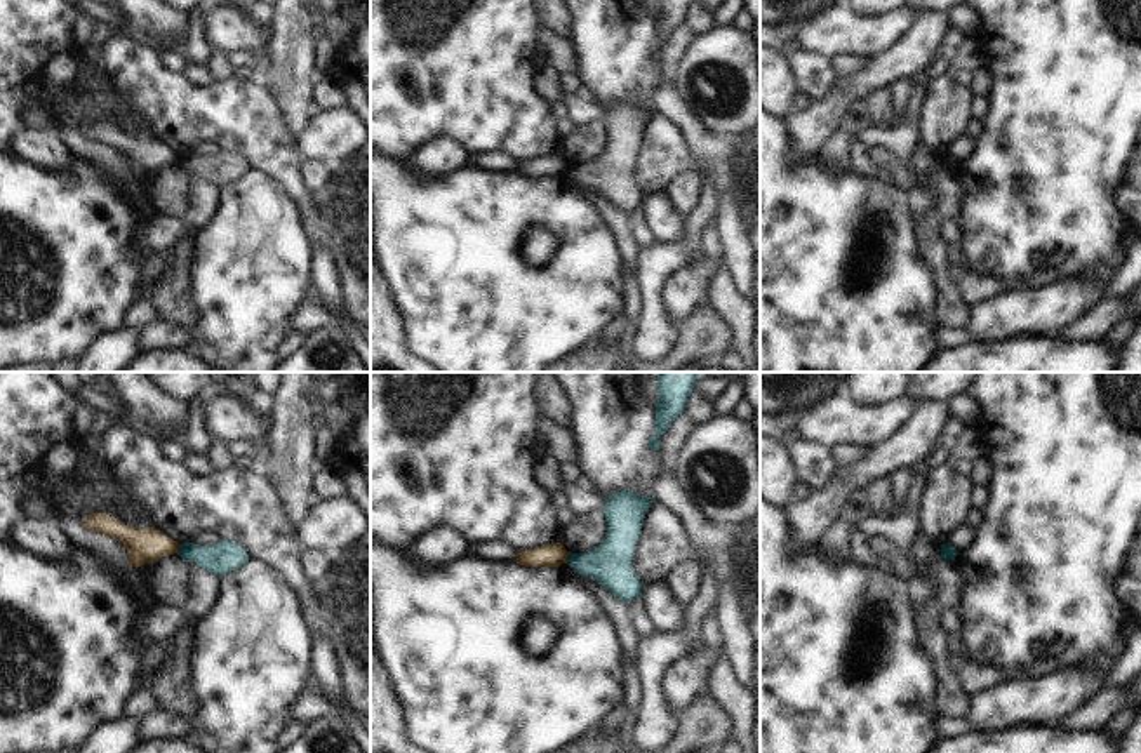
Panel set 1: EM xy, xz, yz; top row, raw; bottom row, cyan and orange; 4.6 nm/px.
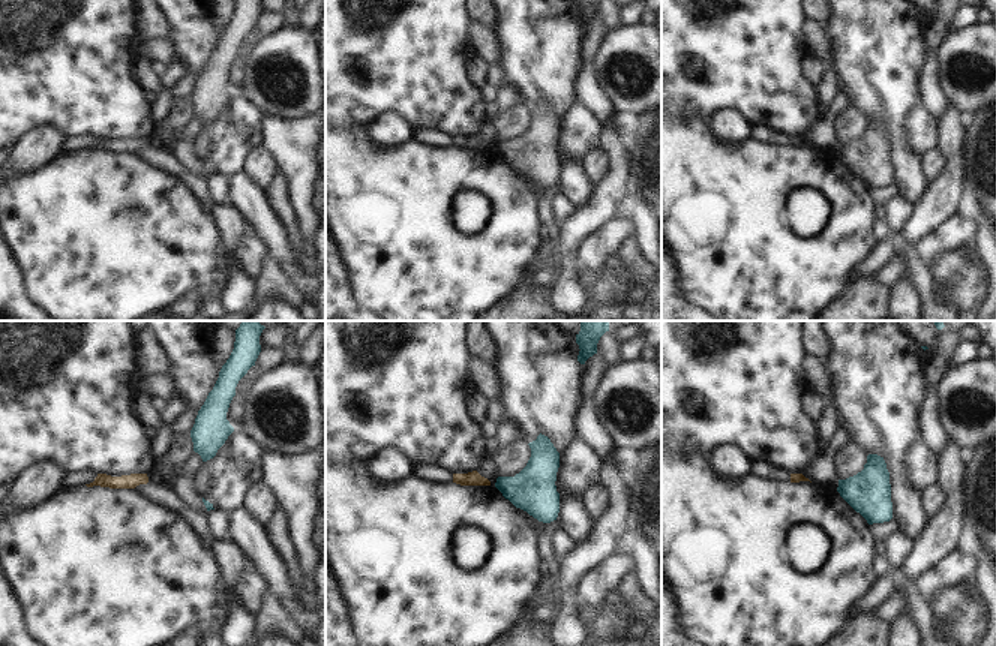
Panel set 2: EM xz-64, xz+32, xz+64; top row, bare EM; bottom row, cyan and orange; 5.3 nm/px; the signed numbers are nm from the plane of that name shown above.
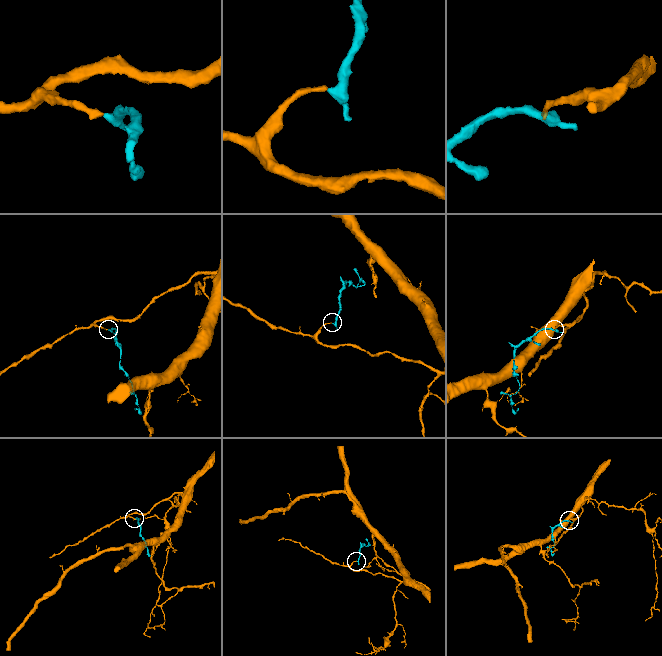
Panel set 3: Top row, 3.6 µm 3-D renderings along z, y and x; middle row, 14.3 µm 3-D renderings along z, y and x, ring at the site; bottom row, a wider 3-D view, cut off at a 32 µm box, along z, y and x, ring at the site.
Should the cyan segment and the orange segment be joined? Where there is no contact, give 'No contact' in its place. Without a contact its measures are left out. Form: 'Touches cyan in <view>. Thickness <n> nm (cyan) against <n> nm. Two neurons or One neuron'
Touches cyan in xz. Thickness 200 nm (cyan) against 110 nm. Two neurons

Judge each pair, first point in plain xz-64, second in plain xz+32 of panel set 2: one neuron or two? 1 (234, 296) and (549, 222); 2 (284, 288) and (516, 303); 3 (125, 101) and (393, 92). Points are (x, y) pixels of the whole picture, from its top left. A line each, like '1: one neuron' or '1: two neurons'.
1: two neurons
2: one neuron
3: one neuron

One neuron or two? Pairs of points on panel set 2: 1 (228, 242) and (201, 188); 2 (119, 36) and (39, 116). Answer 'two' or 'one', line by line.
1: two
2: one

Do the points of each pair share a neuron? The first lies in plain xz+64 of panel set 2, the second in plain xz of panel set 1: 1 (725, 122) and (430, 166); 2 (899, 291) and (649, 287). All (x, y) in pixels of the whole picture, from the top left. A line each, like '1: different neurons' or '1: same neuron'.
1: same neuron
2: same neuron

